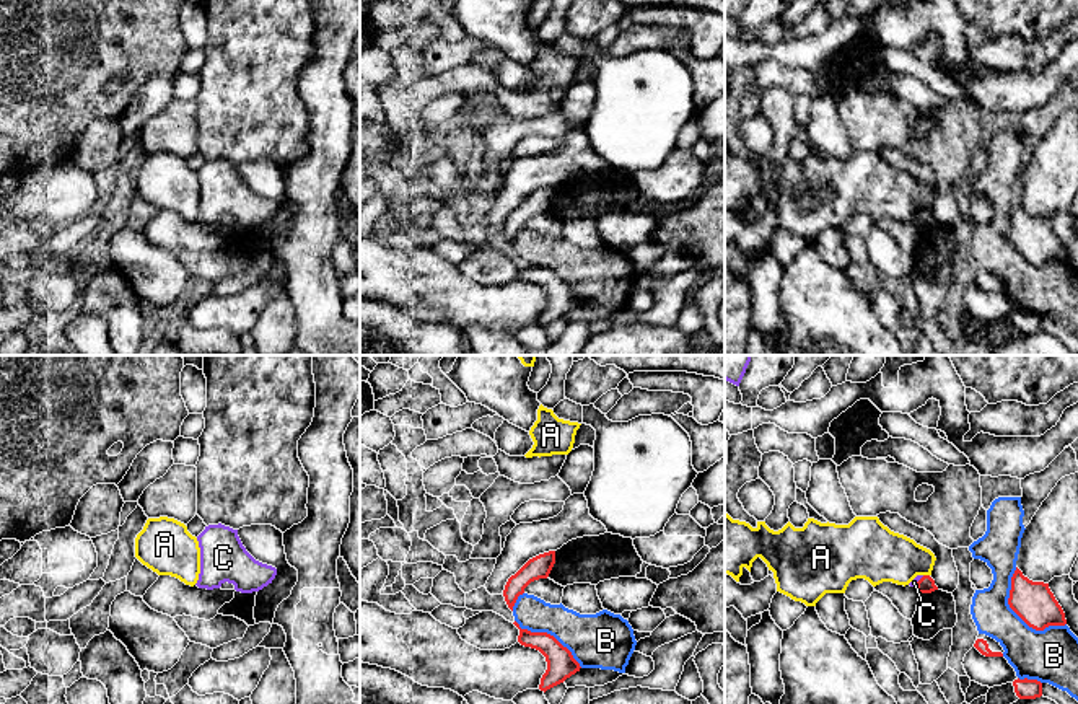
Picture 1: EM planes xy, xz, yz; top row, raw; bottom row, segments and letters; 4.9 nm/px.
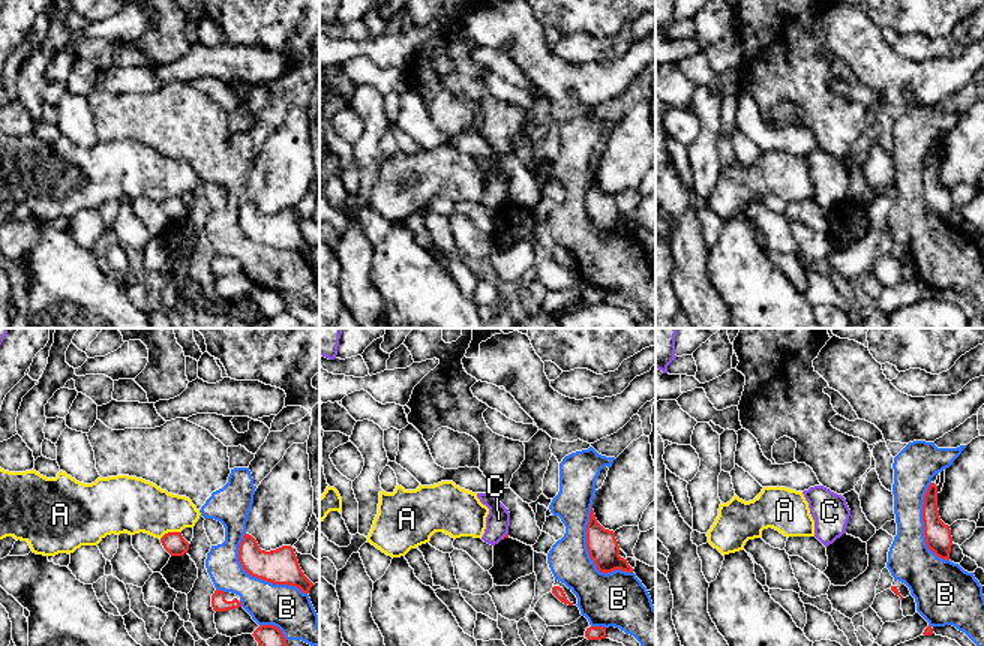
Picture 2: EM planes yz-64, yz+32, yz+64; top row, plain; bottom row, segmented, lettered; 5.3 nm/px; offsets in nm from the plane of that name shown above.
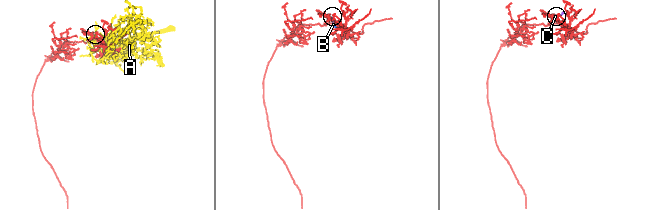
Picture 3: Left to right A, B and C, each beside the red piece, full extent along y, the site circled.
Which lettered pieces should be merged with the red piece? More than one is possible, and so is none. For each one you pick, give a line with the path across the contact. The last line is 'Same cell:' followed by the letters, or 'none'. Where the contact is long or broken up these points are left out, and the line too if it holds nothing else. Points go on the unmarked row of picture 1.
Same cell: none

